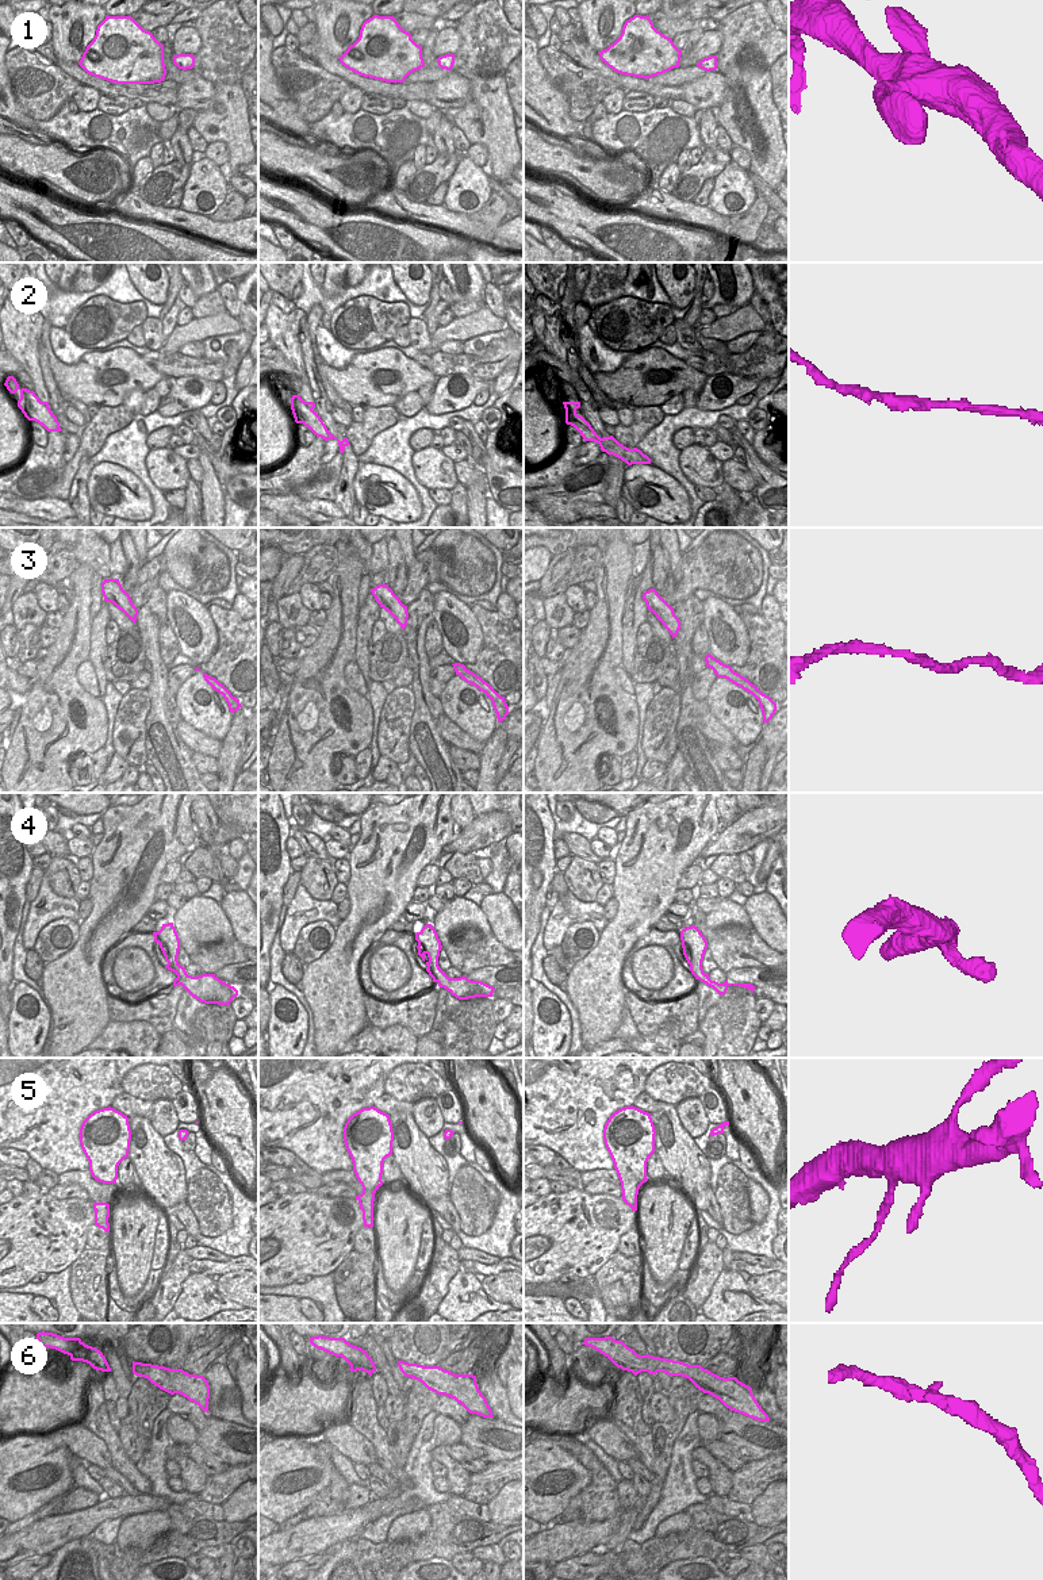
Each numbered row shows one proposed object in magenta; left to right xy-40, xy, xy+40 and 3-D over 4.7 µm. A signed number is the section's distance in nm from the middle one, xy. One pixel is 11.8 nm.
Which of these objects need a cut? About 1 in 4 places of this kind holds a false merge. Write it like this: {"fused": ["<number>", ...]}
{"fused": []}

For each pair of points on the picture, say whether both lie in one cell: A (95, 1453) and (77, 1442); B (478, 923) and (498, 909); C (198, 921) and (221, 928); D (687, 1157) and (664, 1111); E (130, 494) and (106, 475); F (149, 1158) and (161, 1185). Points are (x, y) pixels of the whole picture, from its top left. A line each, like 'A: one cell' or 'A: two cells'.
A: one cell
B: two cells
C: one cell
D: one cell
E: one cell
F: one cell

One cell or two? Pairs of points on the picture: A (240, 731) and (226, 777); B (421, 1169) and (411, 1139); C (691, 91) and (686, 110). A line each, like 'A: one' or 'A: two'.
A: one
B: one
C: two

